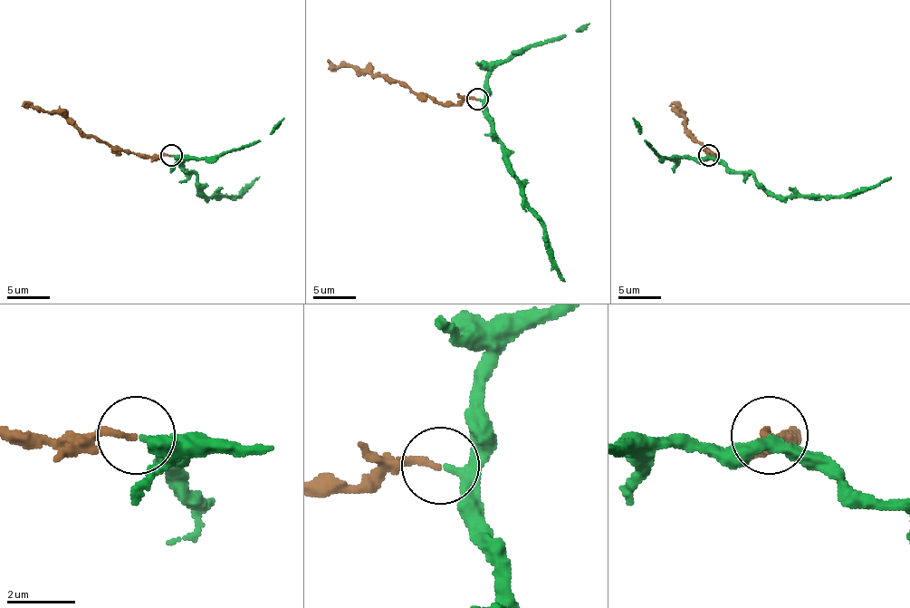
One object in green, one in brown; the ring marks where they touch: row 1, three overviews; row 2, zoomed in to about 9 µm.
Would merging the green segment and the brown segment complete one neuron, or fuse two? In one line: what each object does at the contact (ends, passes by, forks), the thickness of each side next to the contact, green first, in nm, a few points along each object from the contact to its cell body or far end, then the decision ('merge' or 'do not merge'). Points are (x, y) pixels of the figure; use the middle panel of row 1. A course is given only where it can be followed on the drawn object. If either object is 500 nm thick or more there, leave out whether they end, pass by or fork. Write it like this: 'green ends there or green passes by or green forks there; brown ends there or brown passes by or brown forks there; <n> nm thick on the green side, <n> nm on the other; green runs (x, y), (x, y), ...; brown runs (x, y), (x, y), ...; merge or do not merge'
green passes by; brown ends there; 190 nm thick on the green side, 180 nm on the other; green runs (477, 98), (482, 109), (493, 120), (497, 139), (513, 173), (522, 203), (541, 225), (552, 267), (565, 280); brown runs (477, 98), (443, 104), (364, 71), (334, 66), (328, 60); merge

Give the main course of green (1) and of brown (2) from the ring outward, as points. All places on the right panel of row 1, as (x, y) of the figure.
1: (708, 154), (719, 159), (730, 169), (749, 171), (768, 191), (783, 197), (851, 195), (877, 187), (890, 176)
2: (708, 154), (714, 157), (697, 141), (675, 107), (669, 105)

